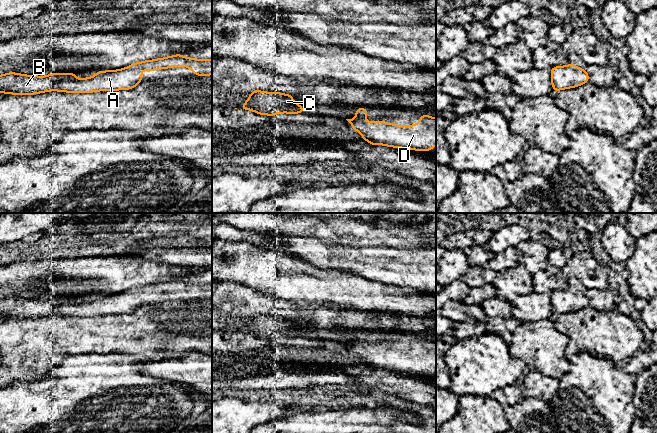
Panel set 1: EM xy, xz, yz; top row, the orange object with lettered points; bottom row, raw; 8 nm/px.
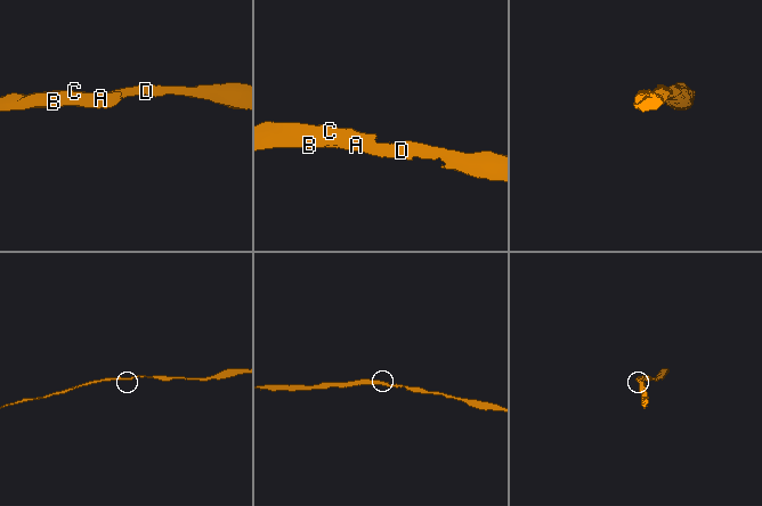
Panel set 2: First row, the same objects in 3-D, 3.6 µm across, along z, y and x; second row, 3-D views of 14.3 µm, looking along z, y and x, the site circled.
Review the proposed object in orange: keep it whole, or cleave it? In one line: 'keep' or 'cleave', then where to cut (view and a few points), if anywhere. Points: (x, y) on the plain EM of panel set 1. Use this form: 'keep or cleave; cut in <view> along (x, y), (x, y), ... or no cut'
keep; no cut

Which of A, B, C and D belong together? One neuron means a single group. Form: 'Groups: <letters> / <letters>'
Groups: A B C D

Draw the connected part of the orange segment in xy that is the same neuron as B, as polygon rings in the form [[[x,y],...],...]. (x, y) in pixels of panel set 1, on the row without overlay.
[[[181,278],[157,282],[155,284],[145,284],[136,286],[128,291],[118,294],[97,295],[95,300],[78,303],[76,297],[50,297],[47,300],[24,299],[21,297],[8,296],[0,299],[0,316],[14,319],[33,319],[49,315],[59,315],[68,317],[92,317],[98,315],[129,314],[142,306],[142,294],[146,295],[173,292],[178,290],[189,291],[194,299],[212,299],[212,283],[194,283],[184,281]]]

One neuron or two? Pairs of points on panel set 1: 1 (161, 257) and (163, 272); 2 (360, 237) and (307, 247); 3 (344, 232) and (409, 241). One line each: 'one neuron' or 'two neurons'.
1: two neurons
2: two neurons
3: one neuron

